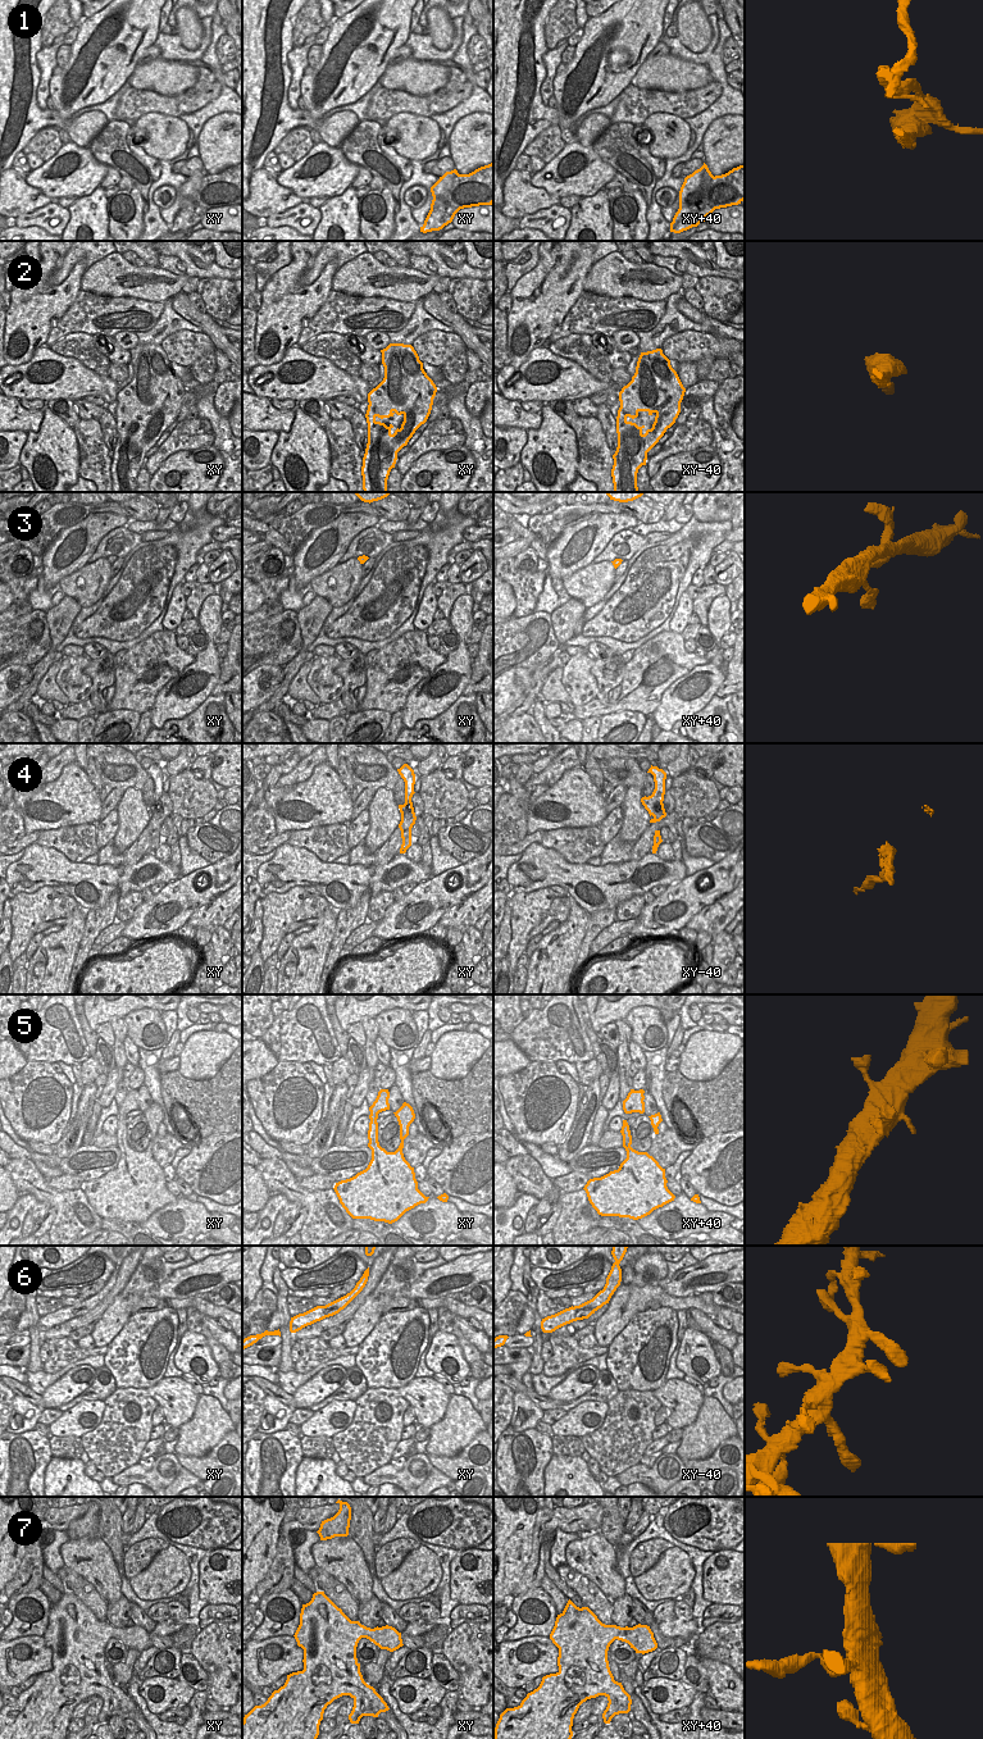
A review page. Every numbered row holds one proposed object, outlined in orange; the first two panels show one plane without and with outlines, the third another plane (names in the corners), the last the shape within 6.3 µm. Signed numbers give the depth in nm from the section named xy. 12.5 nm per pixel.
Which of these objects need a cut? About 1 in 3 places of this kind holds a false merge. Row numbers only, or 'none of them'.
1, 4

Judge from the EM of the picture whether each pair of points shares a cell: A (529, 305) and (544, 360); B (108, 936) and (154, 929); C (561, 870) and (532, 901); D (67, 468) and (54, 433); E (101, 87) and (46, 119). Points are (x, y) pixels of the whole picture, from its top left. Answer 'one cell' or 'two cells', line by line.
A: two cells
B: two cells
C: two cells
D: one cell
E: two cells

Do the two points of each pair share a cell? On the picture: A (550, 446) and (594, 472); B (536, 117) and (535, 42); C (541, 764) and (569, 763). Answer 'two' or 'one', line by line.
A: two
B: one
C: two

